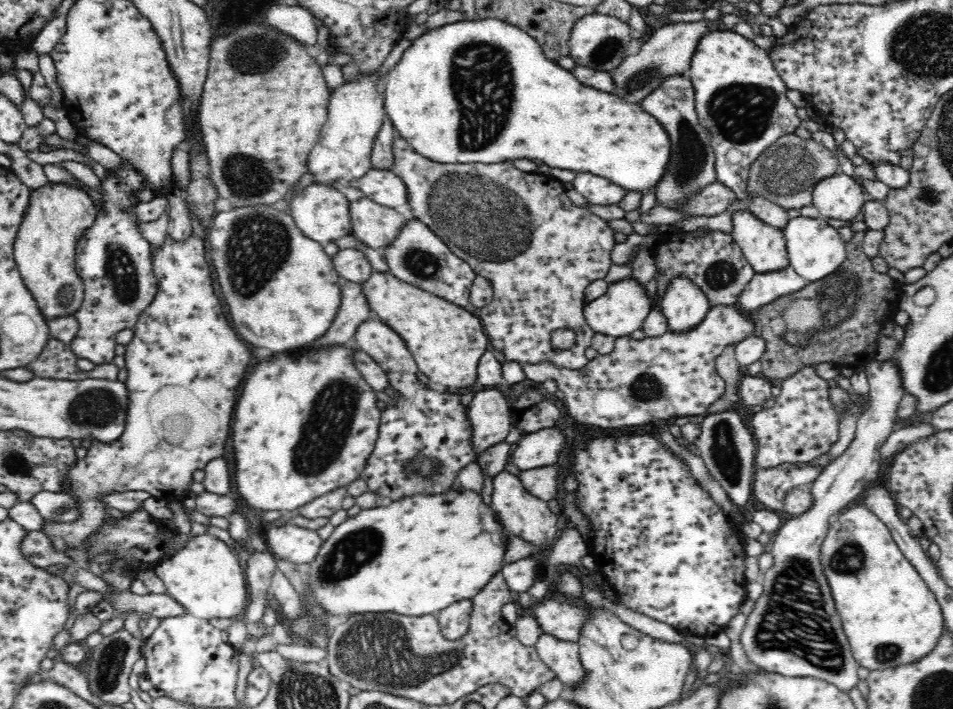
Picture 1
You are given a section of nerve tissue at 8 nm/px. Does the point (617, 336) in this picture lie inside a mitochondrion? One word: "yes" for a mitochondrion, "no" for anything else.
no

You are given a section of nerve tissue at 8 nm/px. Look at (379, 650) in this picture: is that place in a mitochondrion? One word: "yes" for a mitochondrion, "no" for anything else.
yes

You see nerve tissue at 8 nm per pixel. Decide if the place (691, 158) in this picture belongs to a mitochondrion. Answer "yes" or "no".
yes

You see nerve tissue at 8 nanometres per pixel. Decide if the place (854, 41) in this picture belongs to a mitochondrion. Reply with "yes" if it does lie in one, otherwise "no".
no

